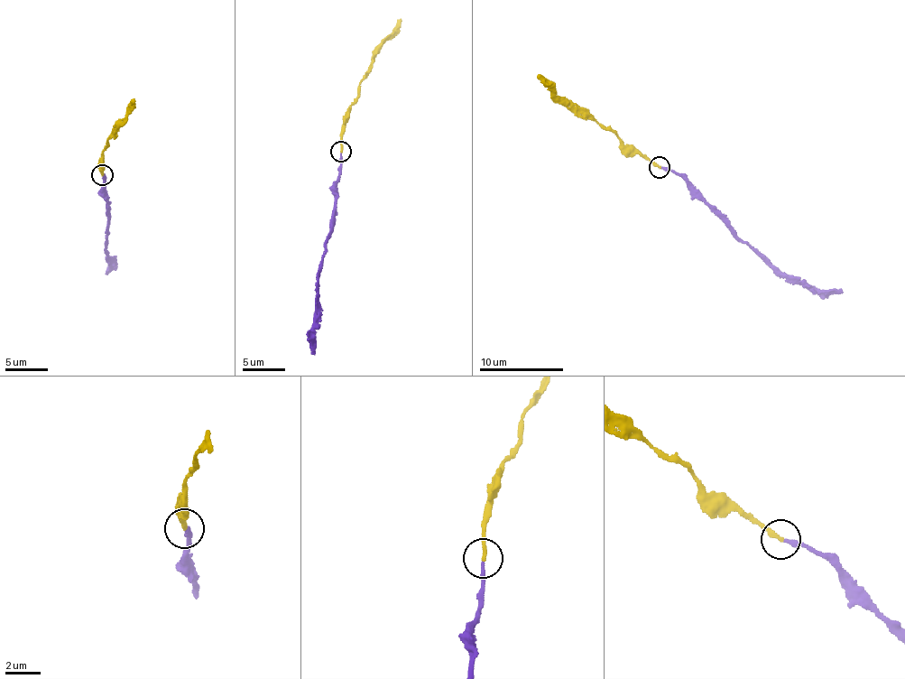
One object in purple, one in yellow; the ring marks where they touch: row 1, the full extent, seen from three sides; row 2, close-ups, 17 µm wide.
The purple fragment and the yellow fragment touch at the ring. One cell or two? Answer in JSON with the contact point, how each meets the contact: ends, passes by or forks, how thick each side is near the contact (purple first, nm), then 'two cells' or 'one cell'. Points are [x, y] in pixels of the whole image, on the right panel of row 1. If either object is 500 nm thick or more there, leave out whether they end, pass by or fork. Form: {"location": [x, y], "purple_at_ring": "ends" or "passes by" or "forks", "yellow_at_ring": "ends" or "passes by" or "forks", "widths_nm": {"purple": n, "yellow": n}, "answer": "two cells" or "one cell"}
{"location": [660, 167], "purple_at_ring": "ends", "yellow_at_ring": "ends", "widths_nm": {"purple": 220, "yellow": 220}, "answer": "one cell"}

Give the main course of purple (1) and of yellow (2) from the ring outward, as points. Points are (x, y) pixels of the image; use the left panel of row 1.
1: (103, 175), (110, 224), (108, 255), (113, 265), (115, 263)
2: (103, 175), (101, 152), (115, 134), (115, 127), (125, 117), (133, 98)

